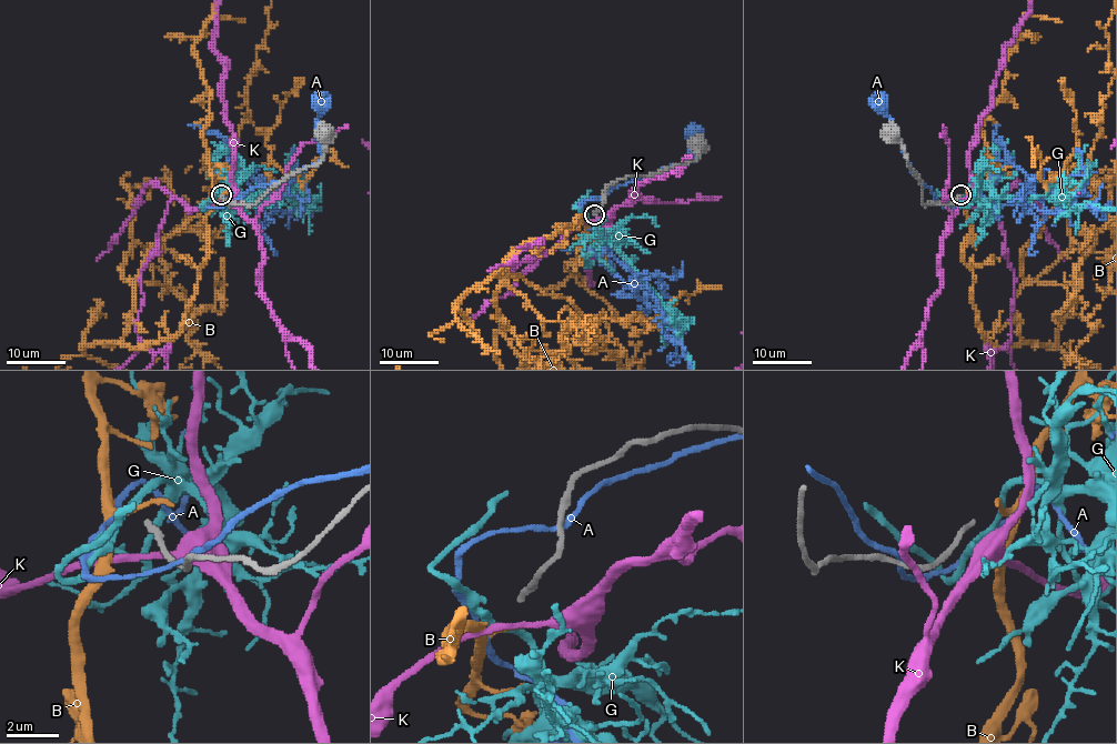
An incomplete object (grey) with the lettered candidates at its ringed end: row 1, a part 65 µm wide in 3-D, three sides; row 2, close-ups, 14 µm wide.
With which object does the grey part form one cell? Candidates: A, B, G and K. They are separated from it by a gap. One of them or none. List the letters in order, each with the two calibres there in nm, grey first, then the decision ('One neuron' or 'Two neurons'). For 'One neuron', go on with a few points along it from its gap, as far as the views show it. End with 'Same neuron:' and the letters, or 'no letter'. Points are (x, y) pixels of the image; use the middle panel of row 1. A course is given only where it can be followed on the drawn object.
A: Thickness 200 nm (grey) against 190 nm. Two neurons
B: Thickness 200 nm (grey) against 200 nm. Two neurons
G: Thickness 200 nm (grey) against 220 nm. Two neurons
K: Thickness 200 nm (grey) against 220 nm. Two neurons
Same neuron: no letter

